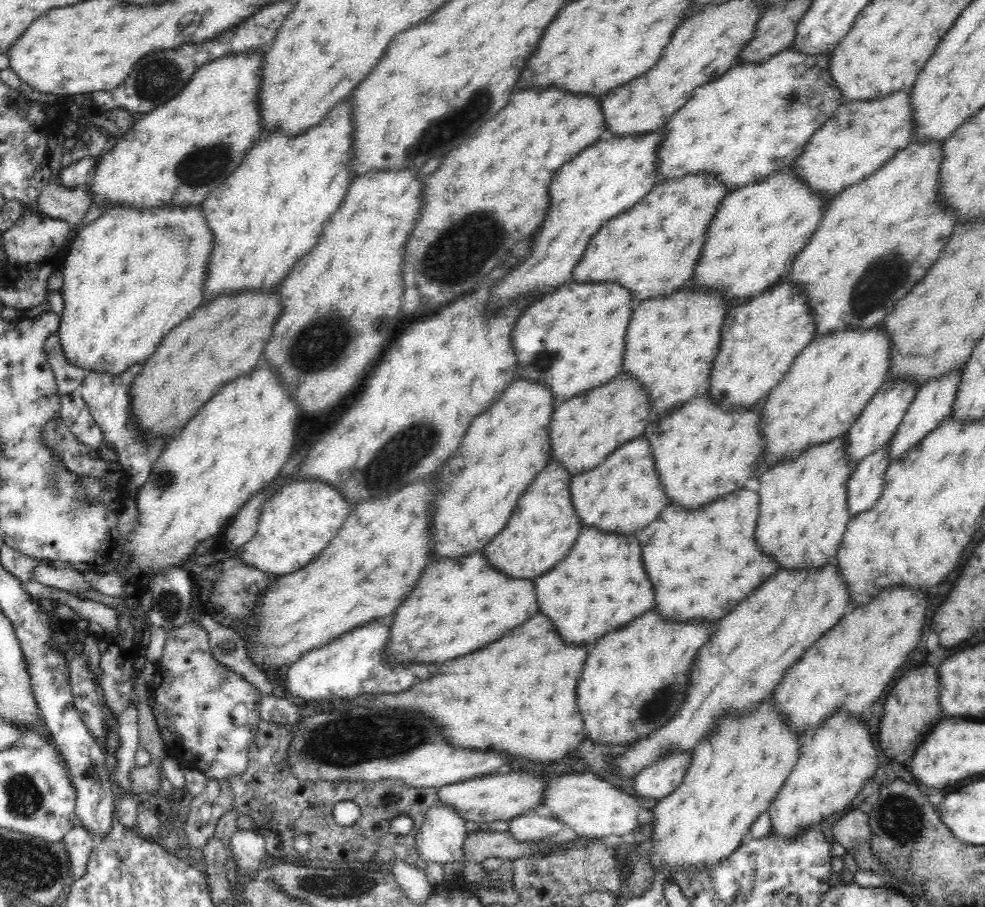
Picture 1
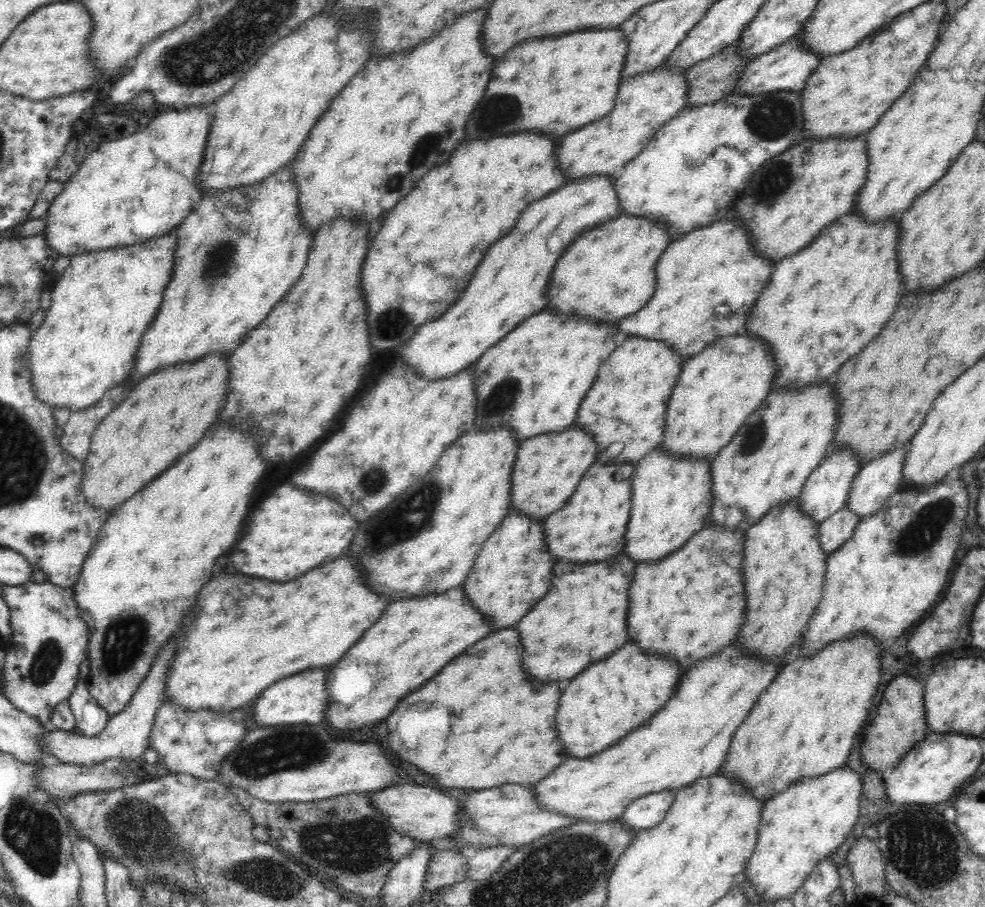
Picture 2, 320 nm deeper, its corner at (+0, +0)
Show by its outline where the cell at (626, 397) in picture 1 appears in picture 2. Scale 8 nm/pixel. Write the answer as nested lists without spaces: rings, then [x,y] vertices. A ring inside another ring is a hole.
[[[570,428],[564,432],[536,436],[532,440],[523,440],[518,446],[516,460],[510,472],[509,510],[524,514],[528,518],[546,520],[552,512],[560,510],[570,499],[576,484],[582,475],[595,463],[596,443],[592,436],[580,428]]]

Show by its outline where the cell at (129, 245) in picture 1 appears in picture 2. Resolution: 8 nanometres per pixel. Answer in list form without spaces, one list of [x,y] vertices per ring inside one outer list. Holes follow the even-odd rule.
[[[170,232],[159,237],[152,237],[143,243],[136,243],[130,246],[119,246],[108,250],[80,254],[72,257],[69,261],[68,269],[64,271],[62,277],[56,282],[50,294],[50,306],[45,310],[45,317],[40,322],[38,328],[34,330],[30,340],[28,340],[29,375],[31,376],[31,386],[37,400],[54,409],[68,409],[70,413],[80,412],[88,407],[92,407],[99,402],[107,393],[125,380],[133,370],[136,348],[140,344],[140,338],[145,328],[152,322],[152,318],[158,312],[158,306],[162,300],[162,292],[170,280],[172,274],[172,258],[176,250],[176,233]]]

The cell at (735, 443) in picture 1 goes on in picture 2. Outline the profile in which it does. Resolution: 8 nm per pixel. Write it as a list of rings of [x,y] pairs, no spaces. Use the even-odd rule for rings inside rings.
[[[656,447],[633,472],[628,528],[624,554],[638,562],[656,562],[682,548],[698,530],[706,526],[712,479],[709,478],[710,459],[676,459],[662,447]]]

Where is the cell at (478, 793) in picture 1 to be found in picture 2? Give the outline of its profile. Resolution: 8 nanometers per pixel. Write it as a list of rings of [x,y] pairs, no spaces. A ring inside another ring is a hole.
[[[399,782],[381,790],[368,792],[370,807],[380,811],[386,817],[388,825],[399,836],[418,842],[446,838],[458,830],[458,798],[453,798],[446,790],[438,787],[416,785],[409,782]]]

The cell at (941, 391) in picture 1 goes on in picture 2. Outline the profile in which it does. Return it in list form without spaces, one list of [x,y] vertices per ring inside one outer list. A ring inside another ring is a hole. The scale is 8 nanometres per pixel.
[[[908,444],[902,448],[894,449],[881,457],[876,457],[856,473],[852,484],[850,484],[851,488],[849,489],[845,506],[850,513],[858,515],[858,520],[874,515],[890,497],[894,496],[902,488],[900,484],[900,476],[902,476],[901,465],[904,462],[904,454],[907,448]]]

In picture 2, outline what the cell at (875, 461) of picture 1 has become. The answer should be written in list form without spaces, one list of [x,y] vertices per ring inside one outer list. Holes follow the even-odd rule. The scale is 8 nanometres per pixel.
[[[846,506],[817,526],[818,543],[824,555],[828,556],[840,548],[854,532],[859,523],[858,515],[850,513]]]

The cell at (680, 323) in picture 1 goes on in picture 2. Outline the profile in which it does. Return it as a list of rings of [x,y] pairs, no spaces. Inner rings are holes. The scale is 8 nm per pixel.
[[[627,336],[620,342],[618,348],[600,366],[576,416],[578,428],[584,428],[594,438],[592,441],[596,443],[595,462],[603,465],[626,464],[626,462],[636,465],[636,462],[642,460],[651,450],[660,447],[665,426],[666,406],[683,365],[681,357],[677,356],[676,351],[672,351],[672,347],[668,347],[666,343]]]

